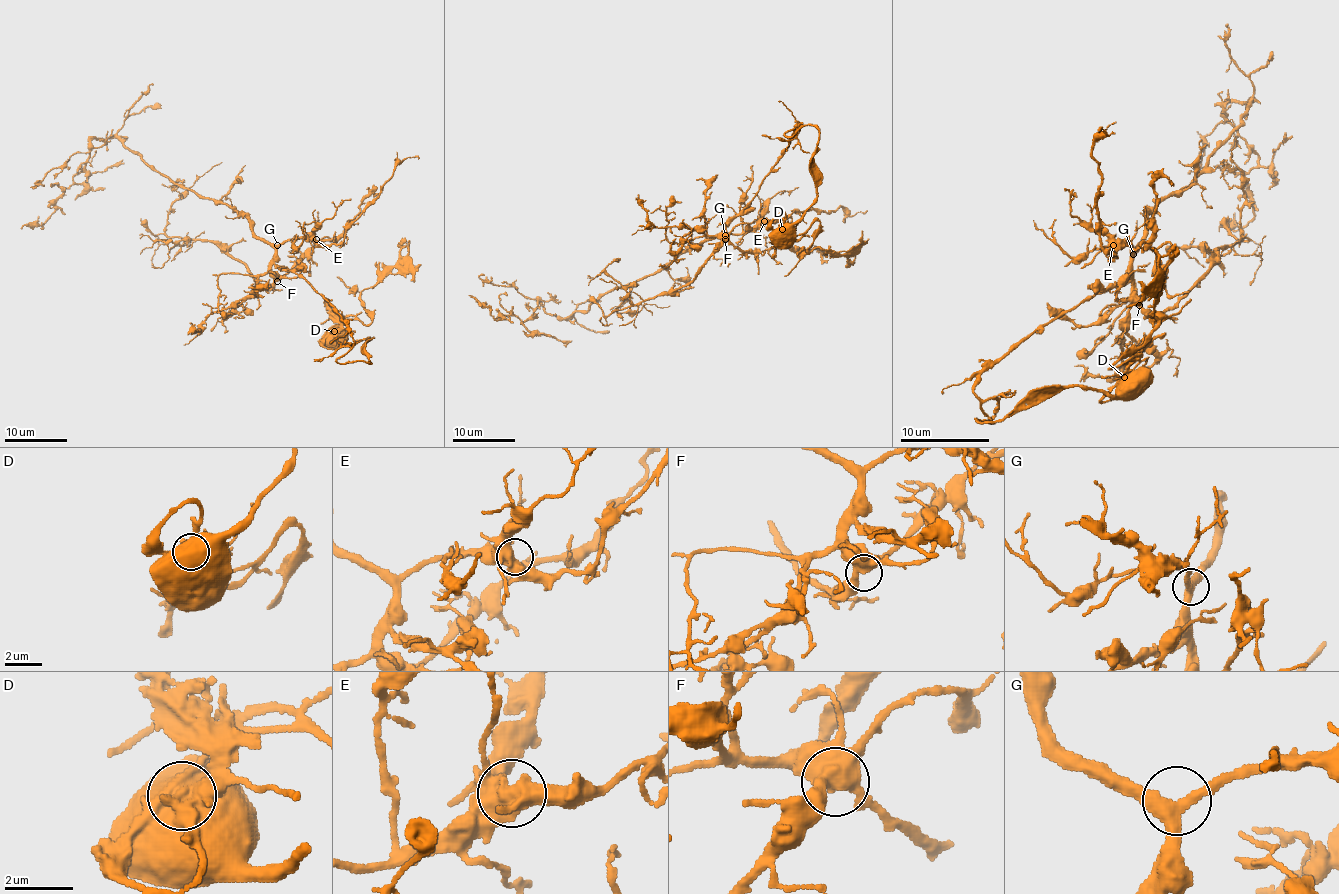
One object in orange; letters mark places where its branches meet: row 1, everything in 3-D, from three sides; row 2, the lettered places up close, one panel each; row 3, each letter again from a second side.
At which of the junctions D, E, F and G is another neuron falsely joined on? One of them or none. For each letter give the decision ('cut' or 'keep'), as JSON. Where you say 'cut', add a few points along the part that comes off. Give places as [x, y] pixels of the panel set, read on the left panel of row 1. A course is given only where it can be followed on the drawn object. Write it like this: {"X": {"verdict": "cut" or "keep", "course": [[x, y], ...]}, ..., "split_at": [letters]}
{"D": {"verdict": "cut", "course": [[334, 331], [351, 320], [370, 324], [372, 320], [361, 300], [361, 292], [372, 287], [398, 259], [405, 237]]}, "E": {"verdict": "keep"}, "F": {"verdict": "keep"}, "G": {"verdict": "keep"}, "split_at": ["D"]}

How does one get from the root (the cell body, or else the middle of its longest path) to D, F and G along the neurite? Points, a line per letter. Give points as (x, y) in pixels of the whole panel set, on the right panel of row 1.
D: (1135, 387), (1137, 392), (1124, 381), (1124, 376)
F: (1135, 387), (1033, 390), (1002, 419), (977, 419), (993, 423), (977, 379), (1050, 321), (1128, 283), (1139, 305)
G: (1135, 387), (1033, 390), (1002, 419), (977, 419), (993, 423), (977, 379), (1117, 287), (1133, 254)

